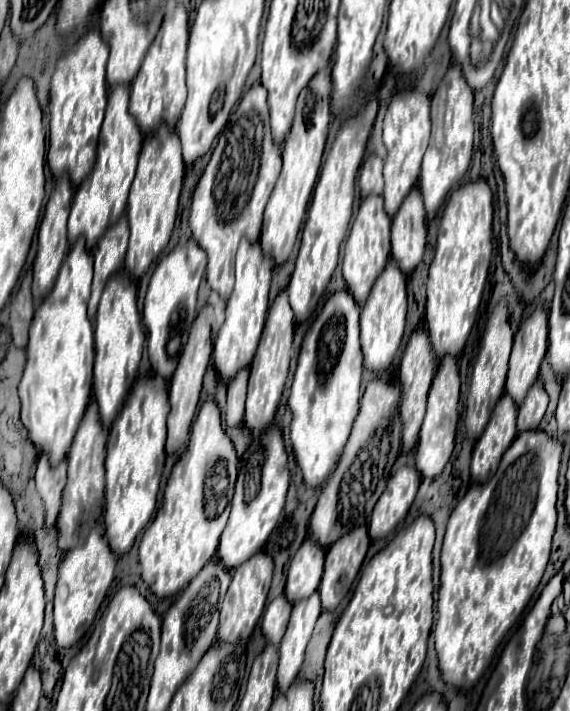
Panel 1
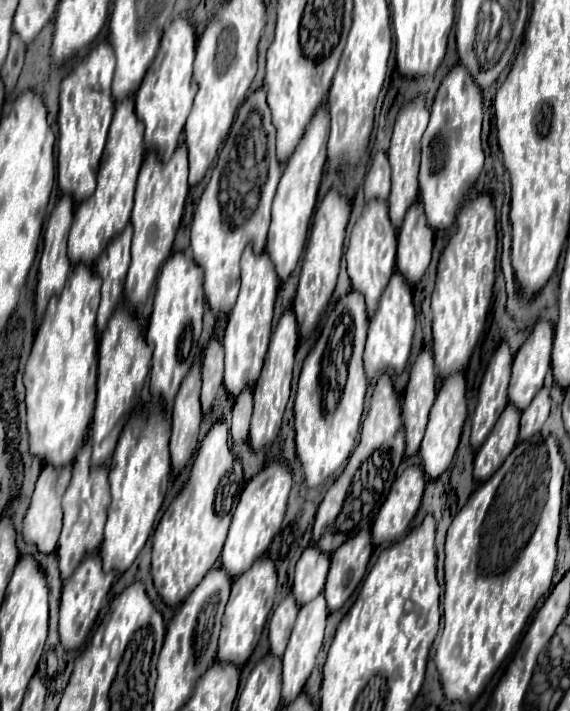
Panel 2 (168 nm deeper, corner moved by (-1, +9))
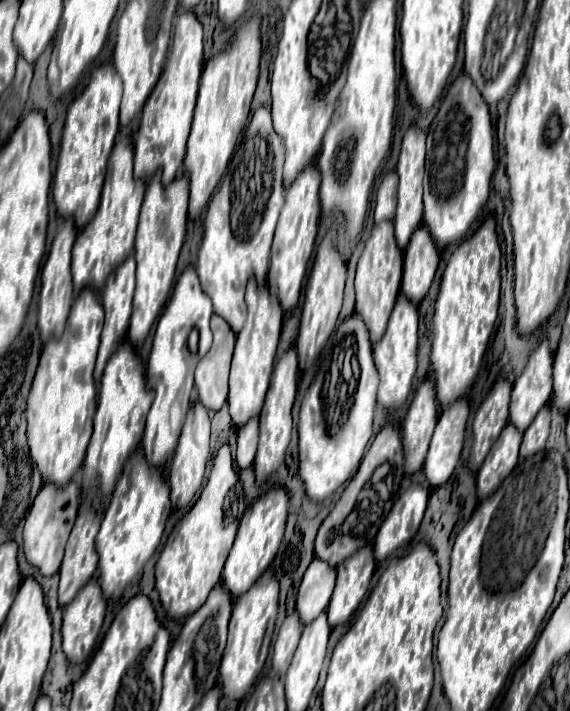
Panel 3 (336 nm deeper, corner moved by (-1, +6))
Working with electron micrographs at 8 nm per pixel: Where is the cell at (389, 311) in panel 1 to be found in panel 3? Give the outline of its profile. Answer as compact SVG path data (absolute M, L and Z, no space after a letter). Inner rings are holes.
M402 293L398 295L396 307L392 311L386 335L378 345L374 345L374 361L380 373L378 387L378 405L382 409L398 409L406 403L412 391L412 379L416 373L416 347L418 347L418 311L416 305L410 303Z

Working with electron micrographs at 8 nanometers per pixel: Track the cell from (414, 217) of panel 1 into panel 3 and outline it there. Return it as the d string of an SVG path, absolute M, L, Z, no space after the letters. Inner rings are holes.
M420 225L410 245L404 253L404 277L402 277L402 293L408 301L418 305L426 293L430 291L430 285L434 281L436 269L440 263L438 249L426 229L426 225Z

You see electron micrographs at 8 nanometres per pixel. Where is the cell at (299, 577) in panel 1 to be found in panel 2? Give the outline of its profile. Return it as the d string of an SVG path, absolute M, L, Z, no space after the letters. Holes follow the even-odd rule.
M308 546L302 552L296 564L294 586L292 586L292 596L296 598L298 604L306 604L320 594L326 582L328 564L330 564L330 556L320 552L320 548L316 546Z

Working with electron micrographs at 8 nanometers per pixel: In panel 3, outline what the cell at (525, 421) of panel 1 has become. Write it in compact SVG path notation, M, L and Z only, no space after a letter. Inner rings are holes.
M544 405L532 425L526 429L522 447L520 447L520 457L526 459L528 455L536 455L536 451L542 451L546 445L550 433L550 405Z

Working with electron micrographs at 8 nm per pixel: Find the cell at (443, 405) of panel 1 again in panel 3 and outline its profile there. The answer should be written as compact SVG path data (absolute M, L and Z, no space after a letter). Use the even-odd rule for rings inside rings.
M458 399L442 411L424 461L424 475L432 487L440 487L452 477L464 447L468 415L470 409L466 399Z

